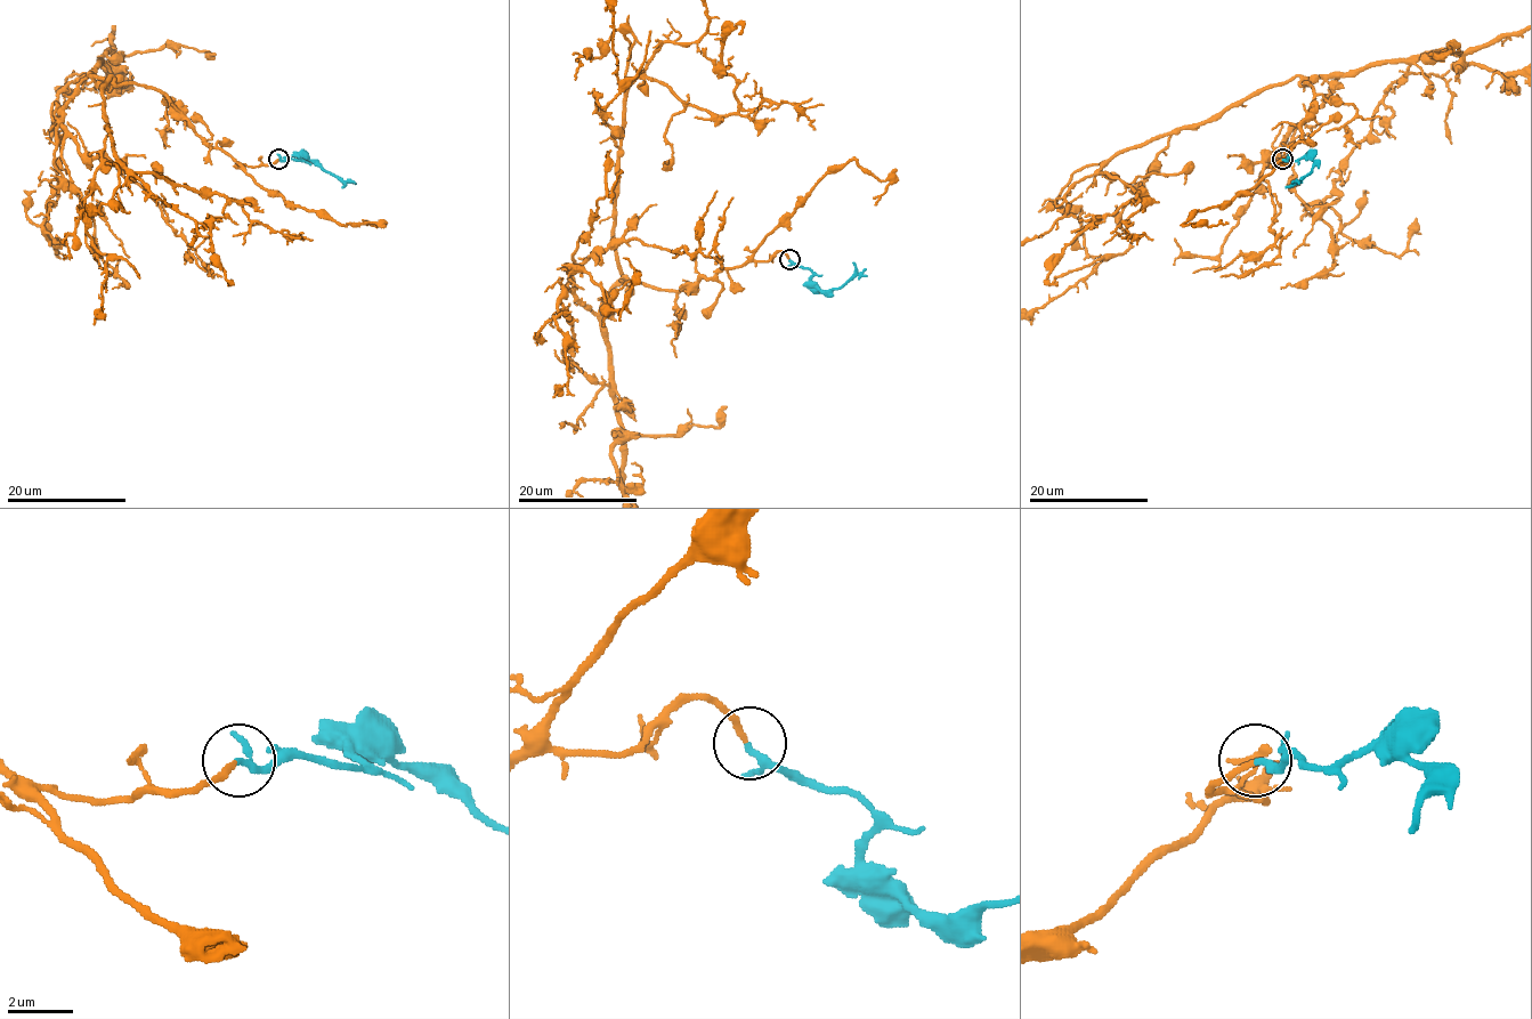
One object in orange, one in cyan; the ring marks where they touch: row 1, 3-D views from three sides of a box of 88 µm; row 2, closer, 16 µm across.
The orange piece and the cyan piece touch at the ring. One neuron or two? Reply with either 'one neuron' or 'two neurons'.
one neuron

